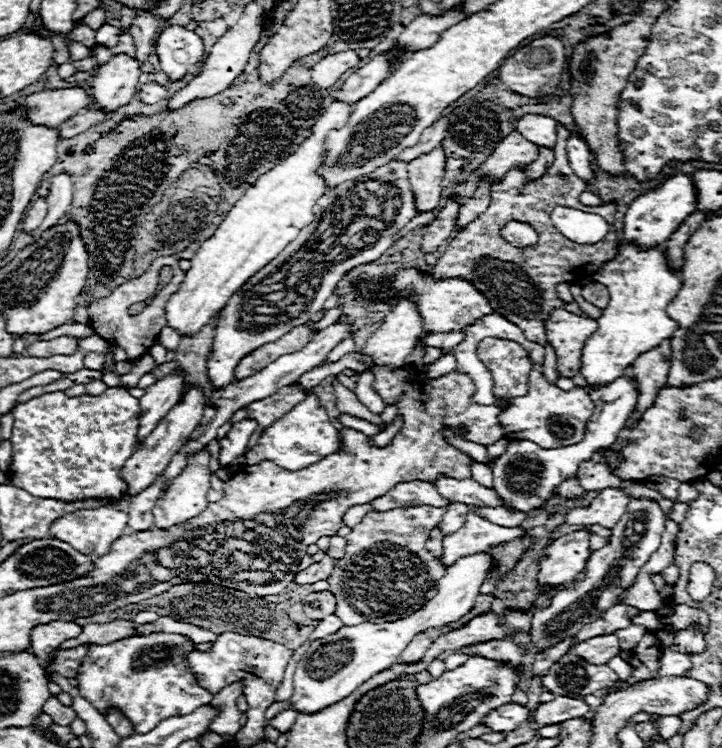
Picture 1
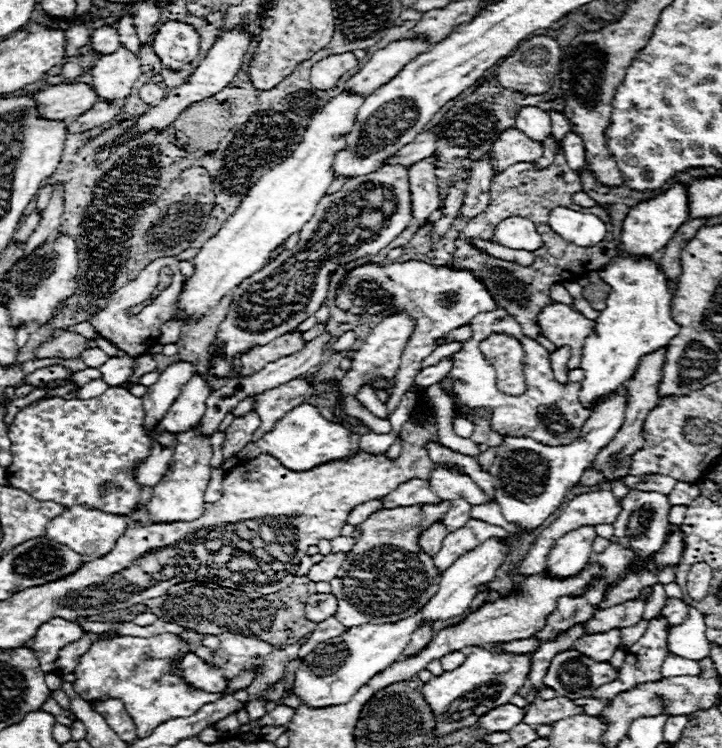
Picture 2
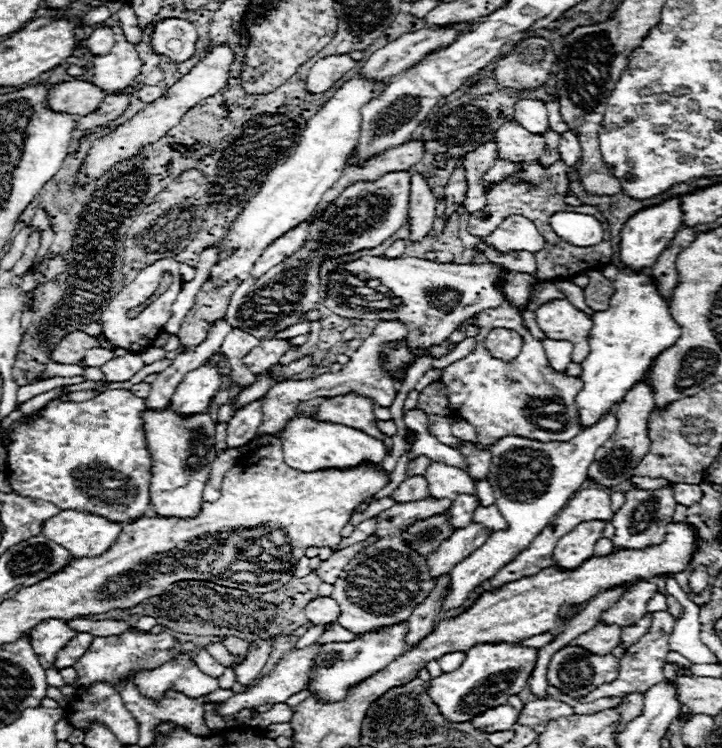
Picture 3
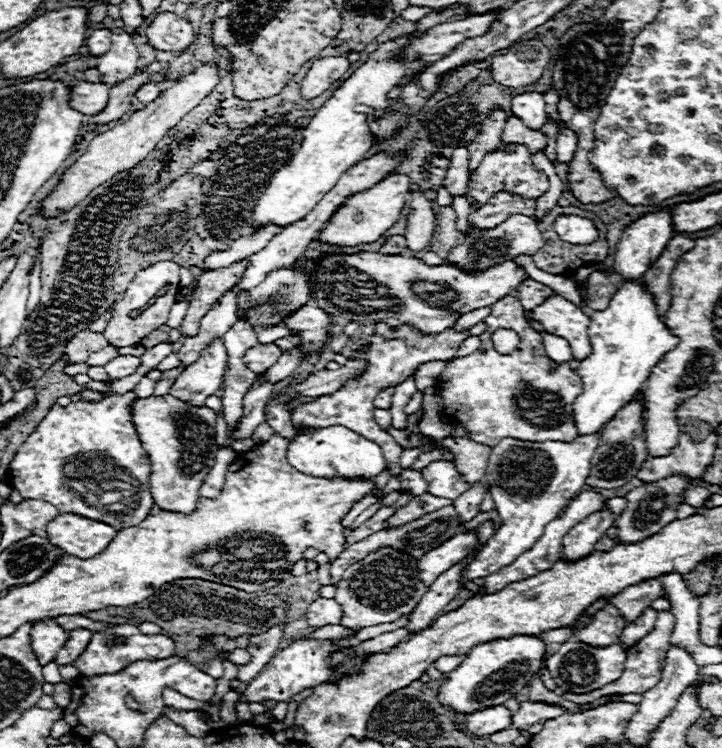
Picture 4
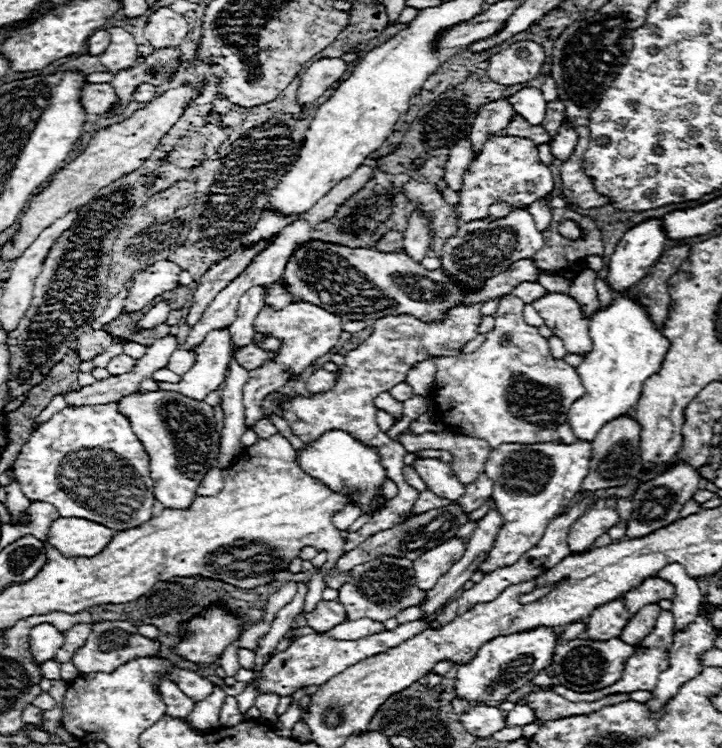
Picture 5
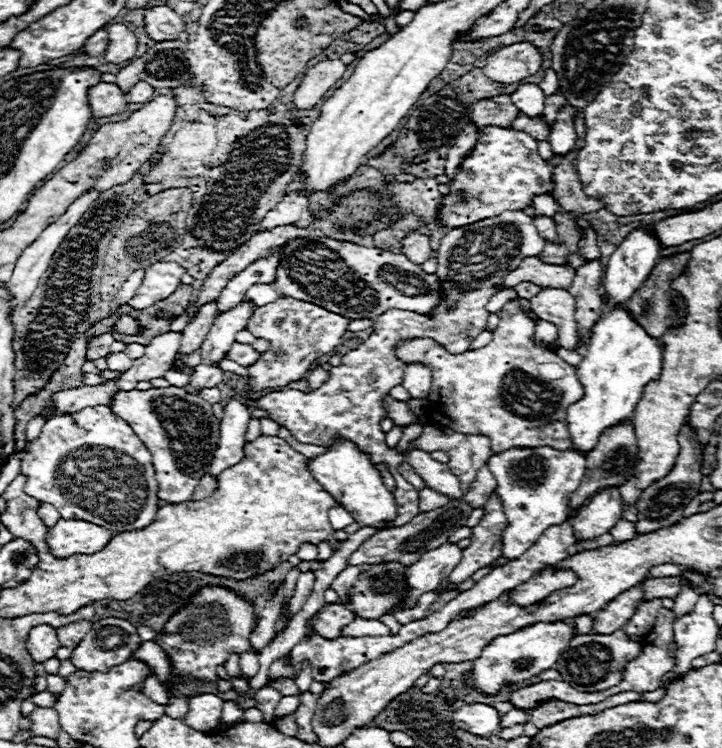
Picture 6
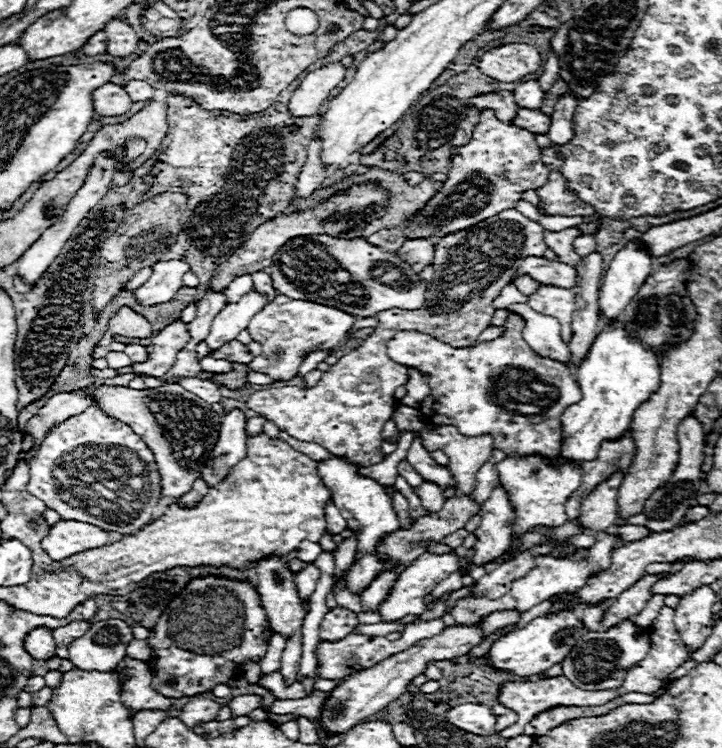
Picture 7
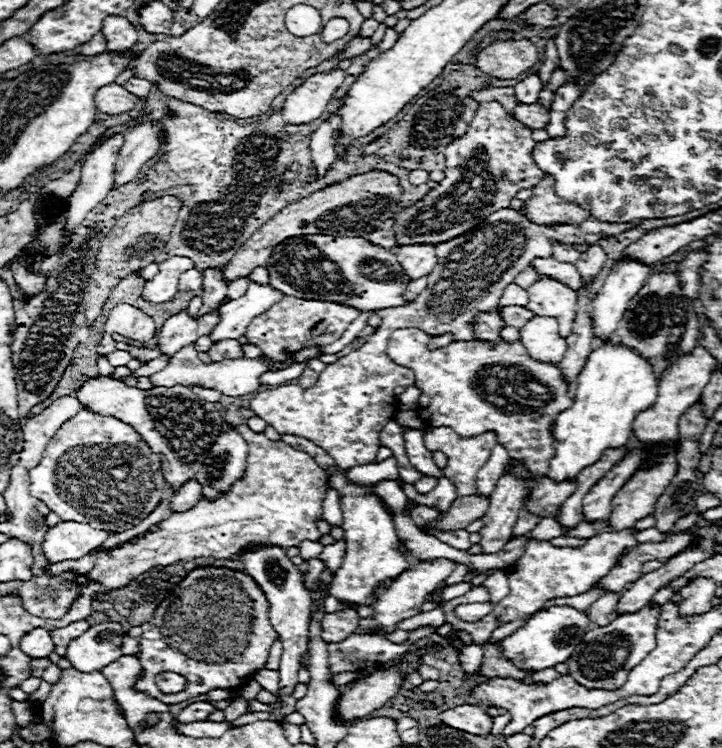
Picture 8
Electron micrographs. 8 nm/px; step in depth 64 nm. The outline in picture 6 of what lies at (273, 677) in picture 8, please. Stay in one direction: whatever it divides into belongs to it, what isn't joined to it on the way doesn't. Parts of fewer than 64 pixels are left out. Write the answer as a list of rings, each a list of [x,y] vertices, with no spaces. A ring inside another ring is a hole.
[[[278,678],[270,683],[270,686],[278,690],[282,696],[300,696],[296,682],[289,678]]]

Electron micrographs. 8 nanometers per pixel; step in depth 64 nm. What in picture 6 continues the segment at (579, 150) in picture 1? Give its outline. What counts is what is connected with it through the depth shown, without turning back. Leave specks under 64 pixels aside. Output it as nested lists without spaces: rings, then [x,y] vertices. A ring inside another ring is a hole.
[[[566,104],[558,110],[556,122],[550,126],[550,138],[548,142],[552,144],[554,154],[568,154],[578,140],[576,128],[574,128],[574,106]]]

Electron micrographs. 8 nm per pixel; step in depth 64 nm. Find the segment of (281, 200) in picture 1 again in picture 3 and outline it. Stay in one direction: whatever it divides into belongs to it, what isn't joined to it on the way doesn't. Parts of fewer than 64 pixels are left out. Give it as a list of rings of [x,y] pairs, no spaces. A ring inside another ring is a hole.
[[[356,74],[340,90],[336,90],[336,94],[310,118],[294,156],[286,164],[276,166],[268,172],[258,194],[246,204],[238,220],[232,224],[230,236],[218,246],[234,246],[236,254],[230,260],[224,258],[218,266],[214,266],[214,270],[210,272],[214,282],[222,284],[230,278],[246,278],[256,258],[272,240],[280,238],[284,232],[304,222],[316,210],[324,192],[340,178],[346,160],[354,154],[354,148],[358,146],[362,124],[358,108],[372,98],[378,98],[378,92],[382,92],[384,88],[386,82],[372,82],[366,80],[362,74]]]

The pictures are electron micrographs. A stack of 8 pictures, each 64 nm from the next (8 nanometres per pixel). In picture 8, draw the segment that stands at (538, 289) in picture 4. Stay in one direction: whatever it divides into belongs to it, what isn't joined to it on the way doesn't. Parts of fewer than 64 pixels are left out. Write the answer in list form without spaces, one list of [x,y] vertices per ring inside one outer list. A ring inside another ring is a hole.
[[[528,266],[522,274],[518,274],[518,278],[514,280],[520,288],[524,288],[524,290],[528,290],[528,286],[532,286],[532,282],[534,280],[538,280],[538,274],[536,274],[536,270],[532,268],[532,266]]]

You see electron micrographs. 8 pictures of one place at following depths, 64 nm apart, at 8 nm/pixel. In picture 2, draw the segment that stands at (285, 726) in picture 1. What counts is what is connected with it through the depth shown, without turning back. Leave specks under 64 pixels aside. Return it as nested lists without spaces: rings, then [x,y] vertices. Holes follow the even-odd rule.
[[[278,704],[274,710],[270,710],[268,714],[264,714],[260,718],[258,725],[259,727],[264,726],[286,726],[294,715],[294,709],[284,706],[284,704]]]

